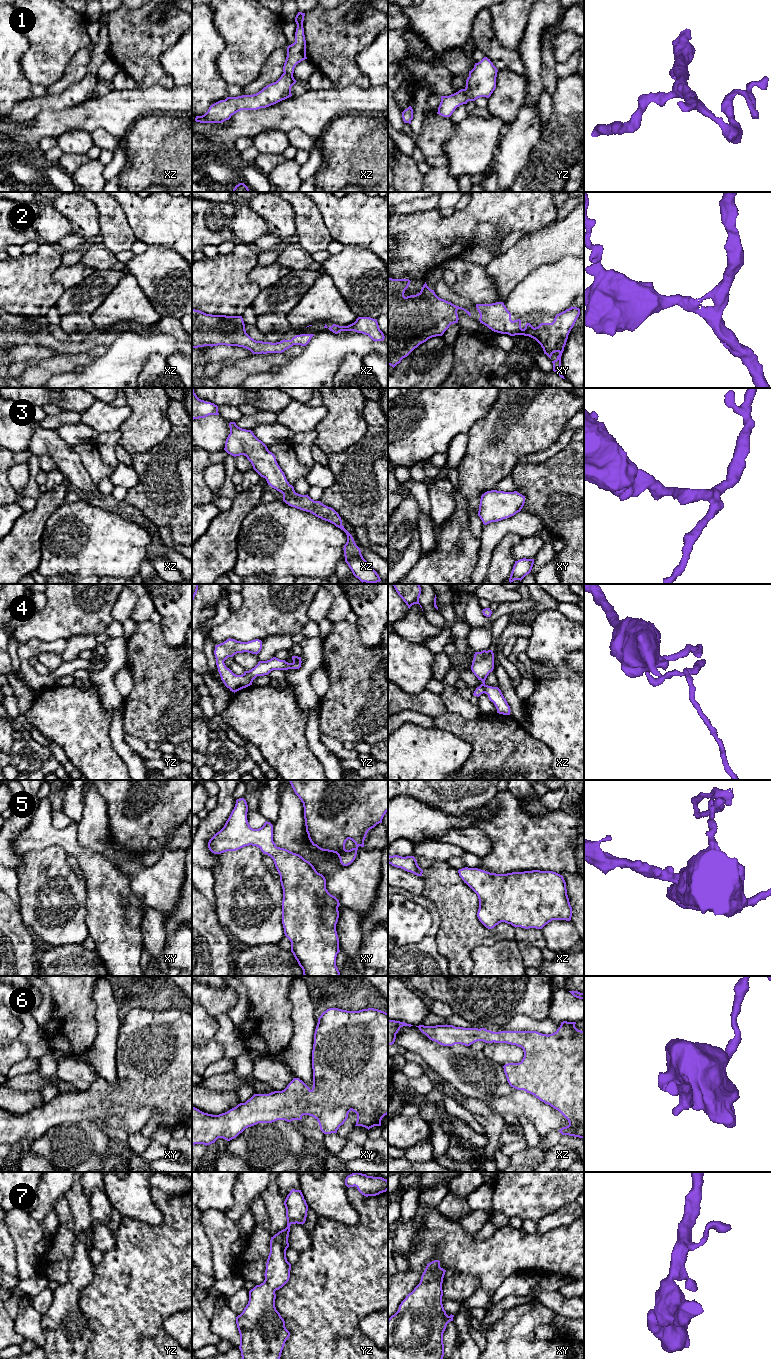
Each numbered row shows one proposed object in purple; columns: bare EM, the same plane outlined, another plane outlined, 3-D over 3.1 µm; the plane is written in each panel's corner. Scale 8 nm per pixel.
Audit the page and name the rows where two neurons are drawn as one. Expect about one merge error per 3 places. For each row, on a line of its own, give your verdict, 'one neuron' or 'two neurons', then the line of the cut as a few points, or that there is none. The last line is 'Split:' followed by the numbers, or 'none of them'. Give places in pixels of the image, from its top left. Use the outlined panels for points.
1: one neuron; no cut
2: one neuron; no cut
3: one neuron; no cut
4: two neurons; cut in xz along (483, 683), (484, 692)
5: one neuron; no cut
6: one neuron; no cut
7: one neuron; no cut
Split: 4

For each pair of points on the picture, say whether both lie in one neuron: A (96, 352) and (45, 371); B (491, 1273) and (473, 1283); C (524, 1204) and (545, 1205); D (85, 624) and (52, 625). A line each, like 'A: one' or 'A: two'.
A: one
B: two
C: one
D: one

